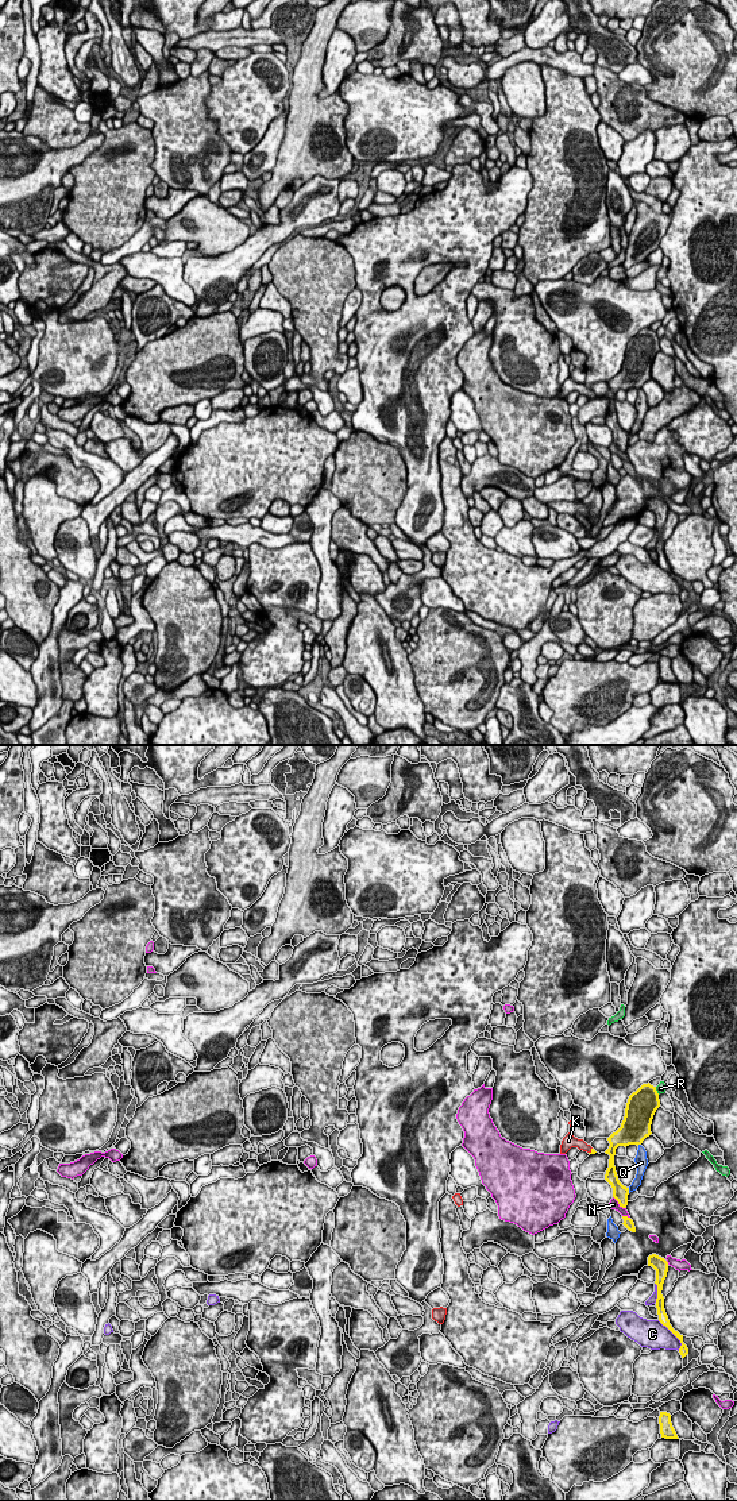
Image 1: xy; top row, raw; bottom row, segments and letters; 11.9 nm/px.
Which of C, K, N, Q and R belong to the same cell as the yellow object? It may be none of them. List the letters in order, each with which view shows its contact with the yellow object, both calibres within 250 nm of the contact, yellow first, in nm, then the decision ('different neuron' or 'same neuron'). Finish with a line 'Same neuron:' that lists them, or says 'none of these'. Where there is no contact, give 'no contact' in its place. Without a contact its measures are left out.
C: xy | 120/320 nm | different neuron
K: xy | 60/130 nm | same neuron
N: xy | 190/120 nm | different neuron
Q: xy | 190/100 nm | different neuron
R: xy | 360/120 nm | different neuron
Same neuron: K

